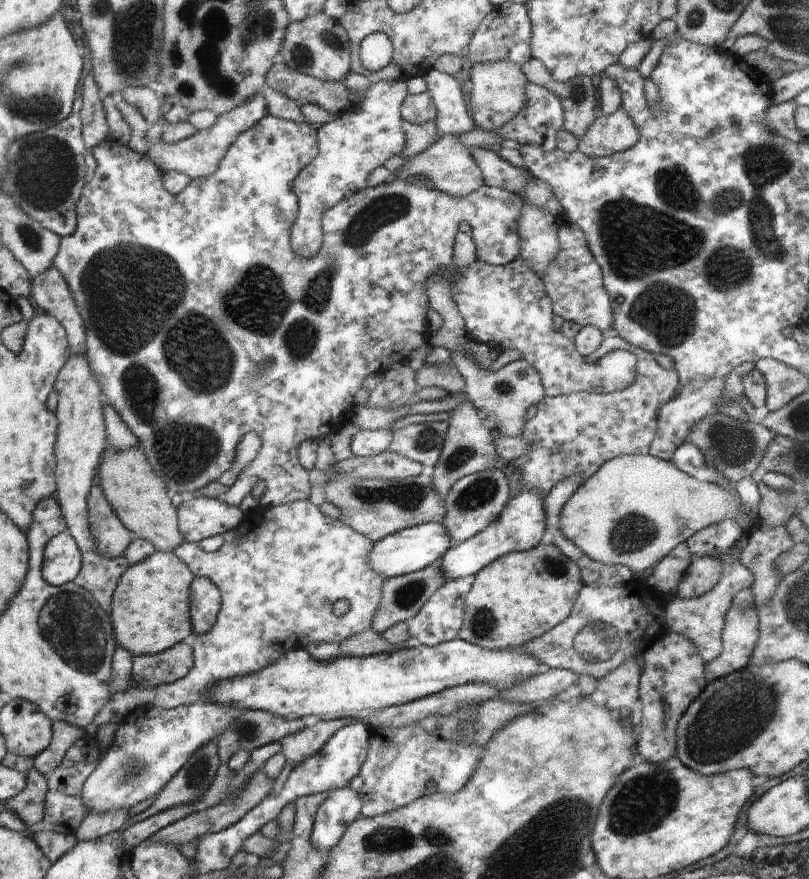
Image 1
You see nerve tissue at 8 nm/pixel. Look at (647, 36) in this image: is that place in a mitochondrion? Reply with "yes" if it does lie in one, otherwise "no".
no

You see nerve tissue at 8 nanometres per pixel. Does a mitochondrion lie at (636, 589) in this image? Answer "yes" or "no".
no

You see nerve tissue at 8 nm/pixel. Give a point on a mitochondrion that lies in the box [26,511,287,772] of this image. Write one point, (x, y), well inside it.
(71, 625)

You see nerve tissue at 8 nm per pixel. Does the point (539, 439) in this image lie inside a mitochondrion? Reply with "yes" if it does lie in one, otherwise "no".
no

